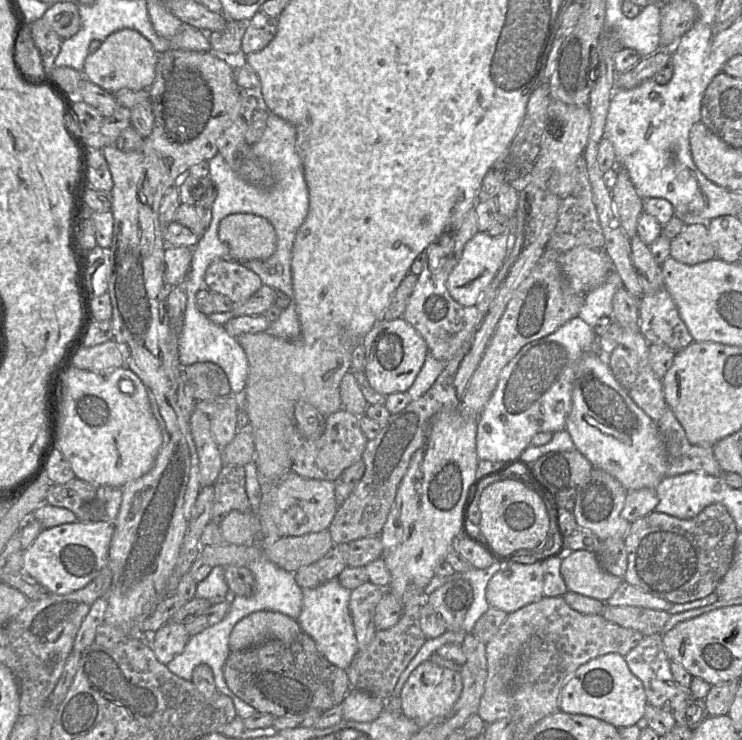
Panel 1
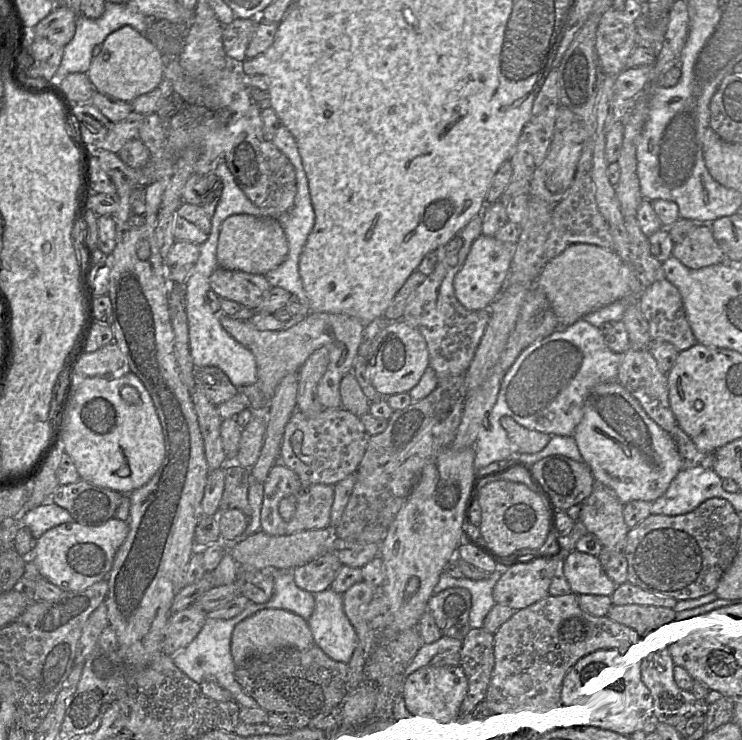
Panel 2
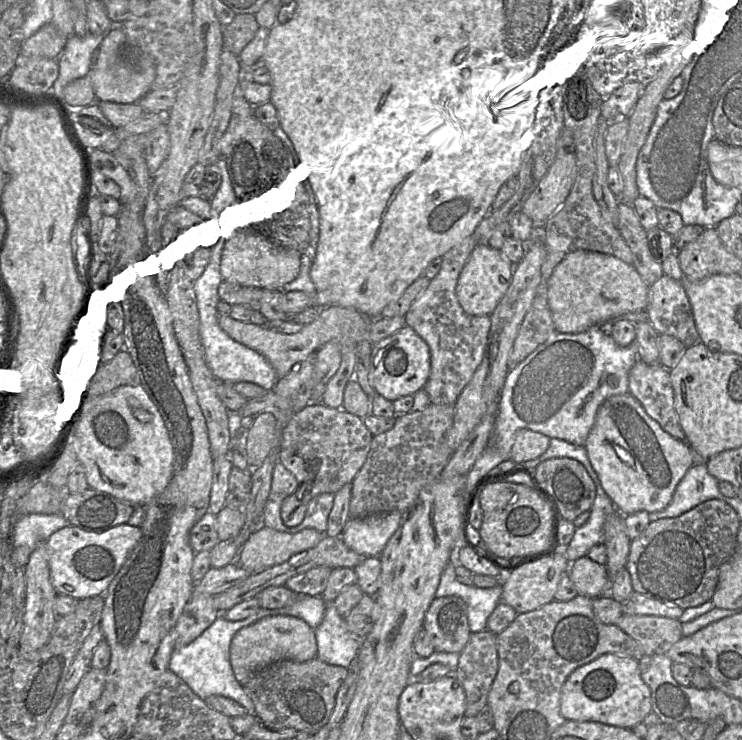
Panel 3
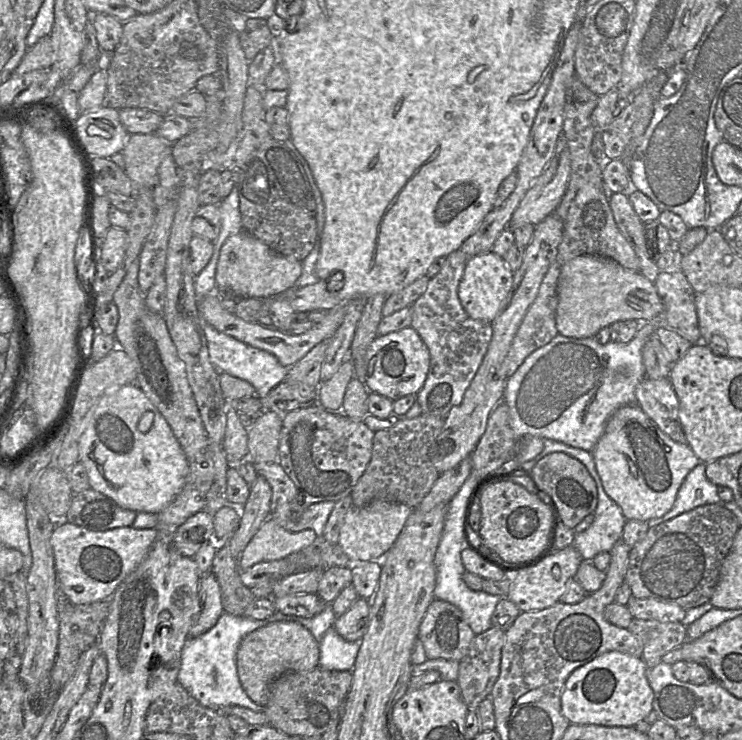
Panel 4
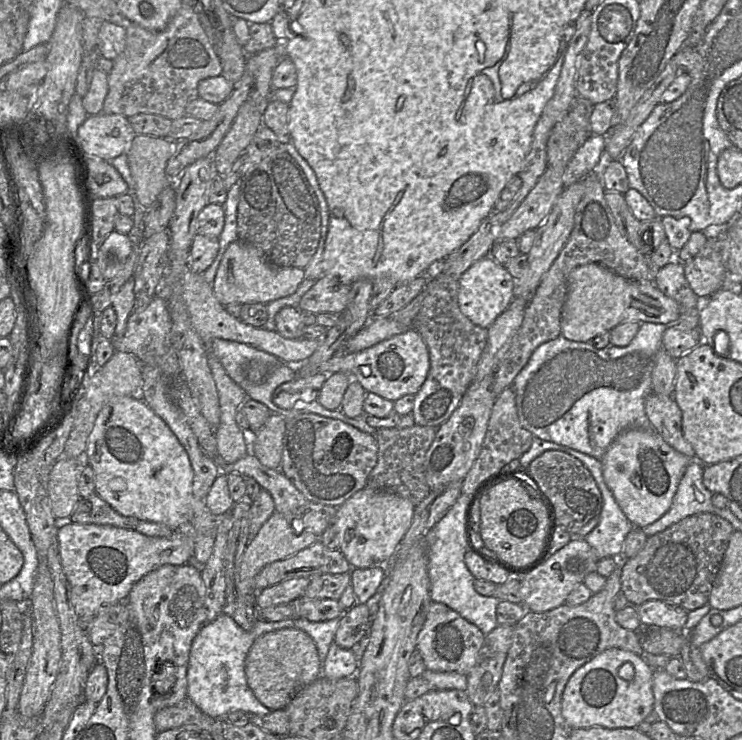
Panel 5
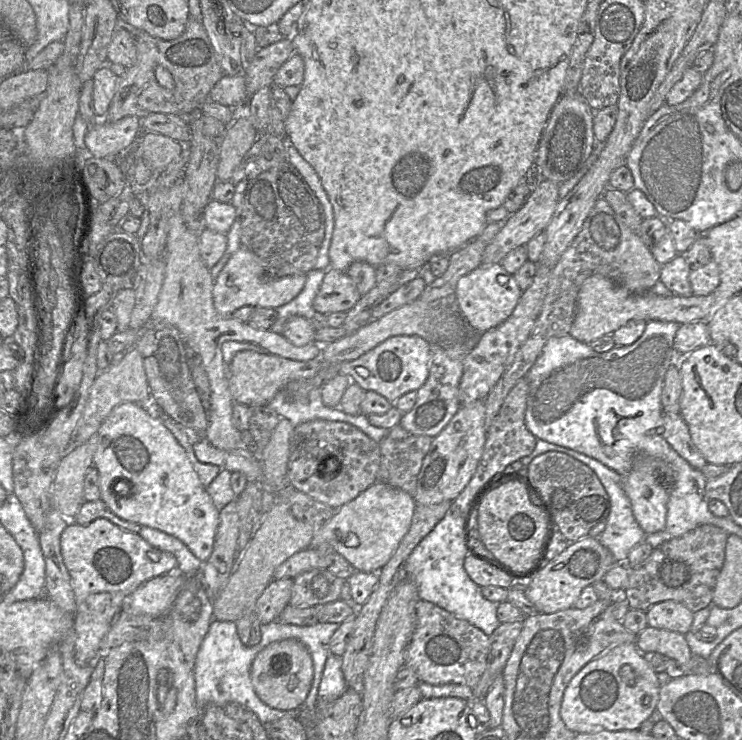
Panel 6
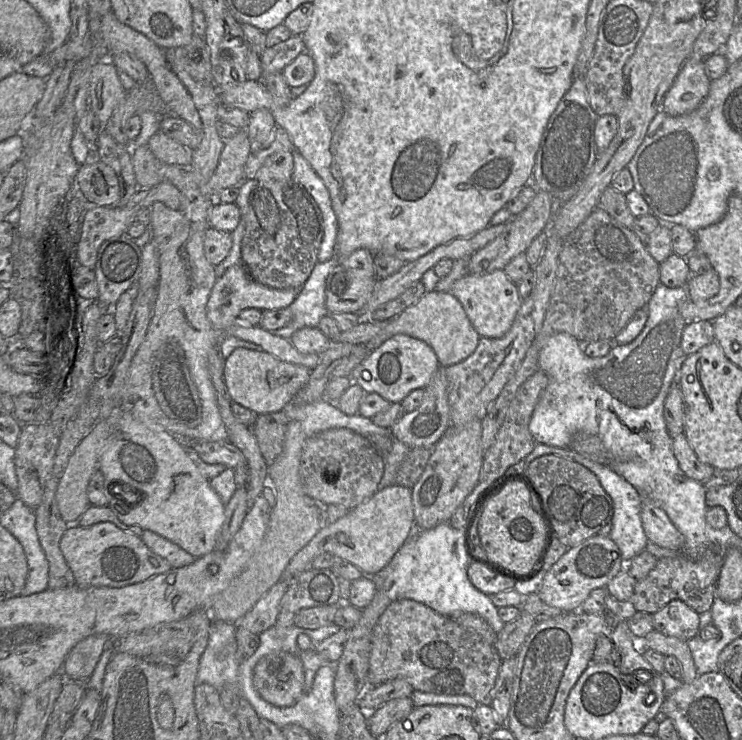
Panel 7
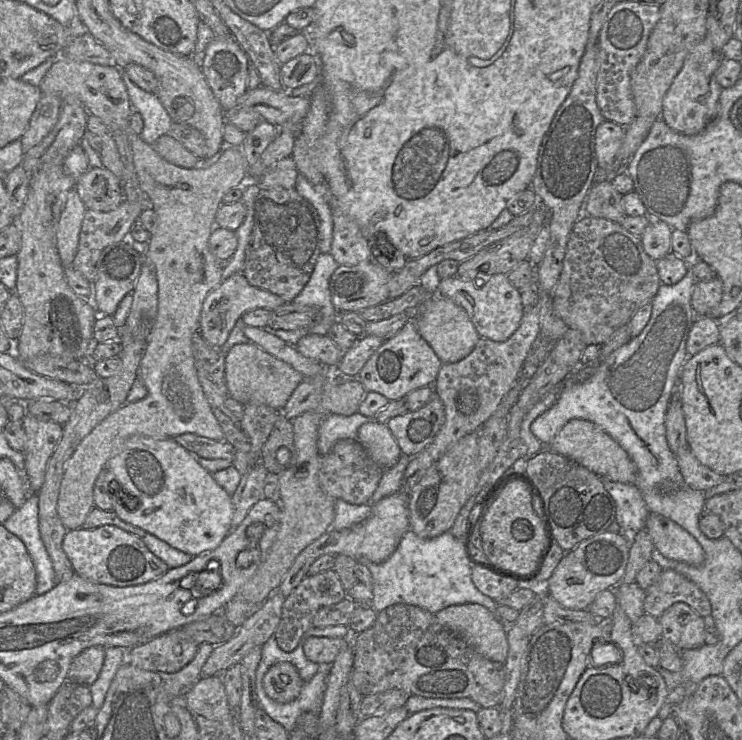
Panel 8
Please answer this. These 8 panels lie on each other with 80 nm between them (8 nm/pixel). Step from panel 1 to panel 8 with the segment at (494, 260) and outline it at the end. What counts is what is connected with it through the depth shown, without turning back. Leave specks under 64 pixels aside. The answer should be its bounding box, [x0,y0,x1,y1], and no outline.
[437,273,524,342]

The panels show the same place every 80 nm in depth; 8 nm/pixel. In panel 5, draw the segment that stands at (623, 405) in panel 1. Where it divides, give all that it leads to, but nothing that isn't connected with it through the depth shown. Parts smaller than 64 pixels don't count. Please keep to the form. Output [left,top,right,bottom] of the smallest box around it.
[600,430,691,529]

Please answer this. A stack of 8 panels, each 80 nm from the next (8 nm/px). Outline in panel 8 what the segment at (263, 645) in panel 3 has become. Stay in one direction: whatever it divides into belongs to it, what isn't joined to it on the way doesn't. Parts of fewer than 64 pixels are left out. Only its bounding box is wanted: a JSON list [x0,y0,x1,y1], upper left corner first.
[262,662,303,704]

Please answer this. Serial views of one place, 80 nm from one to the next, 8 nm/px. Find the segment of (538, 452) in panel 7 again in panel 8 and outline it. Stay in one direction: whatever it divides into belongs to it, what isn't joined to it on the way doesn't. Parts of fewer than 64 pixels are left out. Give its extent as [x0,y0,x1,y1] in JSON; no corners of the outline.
[602,479,648,544]

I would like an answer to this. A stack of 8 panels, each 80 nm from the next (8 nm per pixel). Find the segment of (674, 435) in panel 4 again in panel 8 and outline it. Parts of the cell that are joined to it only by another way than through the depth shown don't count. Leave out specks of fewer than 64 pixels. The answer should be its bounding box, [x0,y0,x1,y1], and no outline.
[676,449,725,492]

